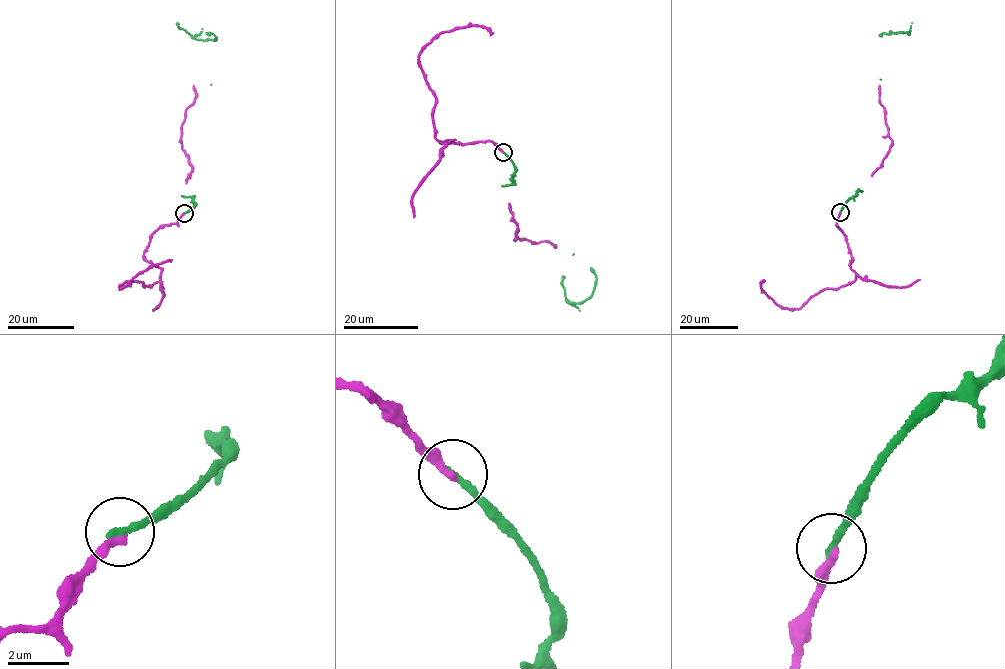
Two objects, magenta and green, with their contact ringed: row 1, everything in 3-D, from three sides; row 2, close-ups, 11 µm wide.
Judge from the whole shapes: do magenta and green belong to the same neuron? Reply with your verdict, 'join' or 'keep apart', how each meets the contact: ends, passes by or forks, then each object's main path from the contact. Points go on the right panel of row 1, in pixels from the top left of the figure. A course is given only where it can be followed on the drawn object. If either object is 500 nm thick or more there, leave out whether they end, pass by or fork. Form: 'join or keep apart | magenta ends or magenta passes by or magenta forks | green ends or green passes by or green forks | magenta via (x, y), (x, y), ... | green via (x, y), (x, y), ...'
keep apart | magenta ends | green ends | magenta via (840, 212), (836, 225), (851, 255), (854, 281), (819, 291), (798, 308), (781, 307), (761, 288), (763, 280) | green via (840, 212), (858, 188), (880, 79), (880, 35), (903, 32), (910, 35), (889, 32)

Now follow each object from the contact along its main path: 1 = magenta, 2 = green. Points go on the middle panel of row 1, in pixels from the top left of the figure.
1: (503, 152), (490, 141), (441, 143), (435, 137), (436, 96), (419, 54), (452, 29), (478, 25), (493, 33)
2: (503, 152), (515, 168), (515, 185), (573, 254), (594, 270), (593, 292), (579, 303), (569, 302), (563, 275)

